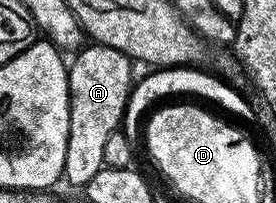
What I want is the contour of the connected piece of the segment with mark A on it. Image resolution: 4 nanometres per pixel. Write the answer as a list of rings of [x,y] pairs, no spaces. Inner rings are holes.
[[[96,43],[86,44],[74,57],[77,58],[68,66],[69,134],[64,180],[84,187],[91,183],[91,178],[100,169],[105,168],[103,150],[107,138],[122,128],[125,107],[129,104],[129,95],[135,84],[135,65],[123,51]]]

